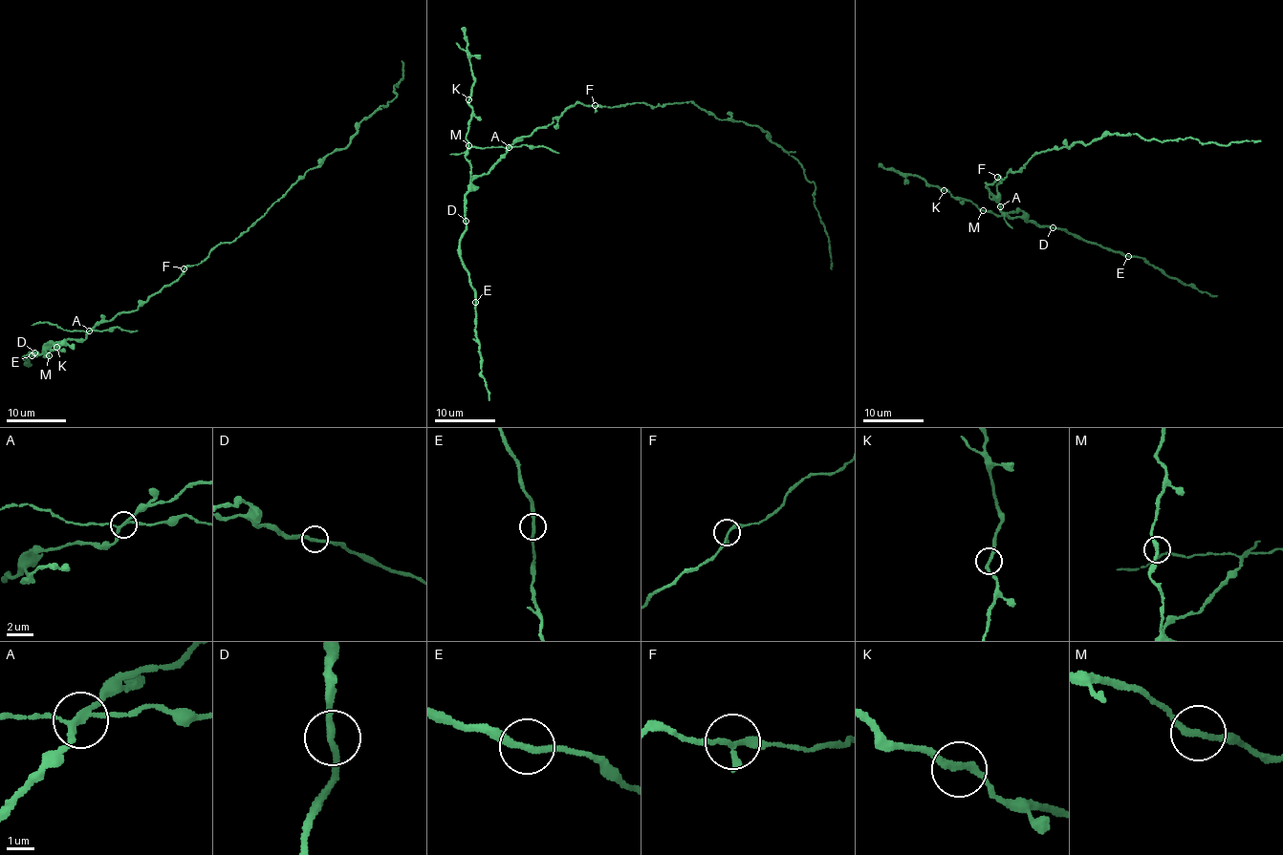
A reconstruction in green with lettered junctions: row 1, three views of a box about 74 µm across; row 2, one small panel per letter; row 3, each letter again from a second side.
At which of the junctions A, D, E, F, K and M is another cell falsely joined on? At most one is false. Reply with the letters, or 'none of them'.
A

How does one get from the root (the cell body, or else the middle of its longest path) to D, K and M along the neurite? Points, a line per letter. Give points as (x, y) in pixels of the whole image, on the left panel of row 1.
D: (184, 268), (178, 279), (138, 309), (101, 322), (84, 339), (51, 342), (44, 345), (44, 351), (34, 352)
K: (184, 268), (138, 309), (101, 322), (84, 339), (47, 343), (45, 356), (56, 347)
M: (184, 268), (178, 279), (138, 309), (101, 322), (84, 339), (68, 337), (47, 343), (45, 356), (49, 355)

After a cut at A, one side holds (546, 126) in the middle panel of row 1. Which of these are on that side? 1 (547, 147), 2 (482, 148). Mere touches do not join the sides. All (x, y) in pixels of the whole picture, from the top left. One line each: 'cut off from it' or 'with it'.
1: cut off from it
2: cut off from it

